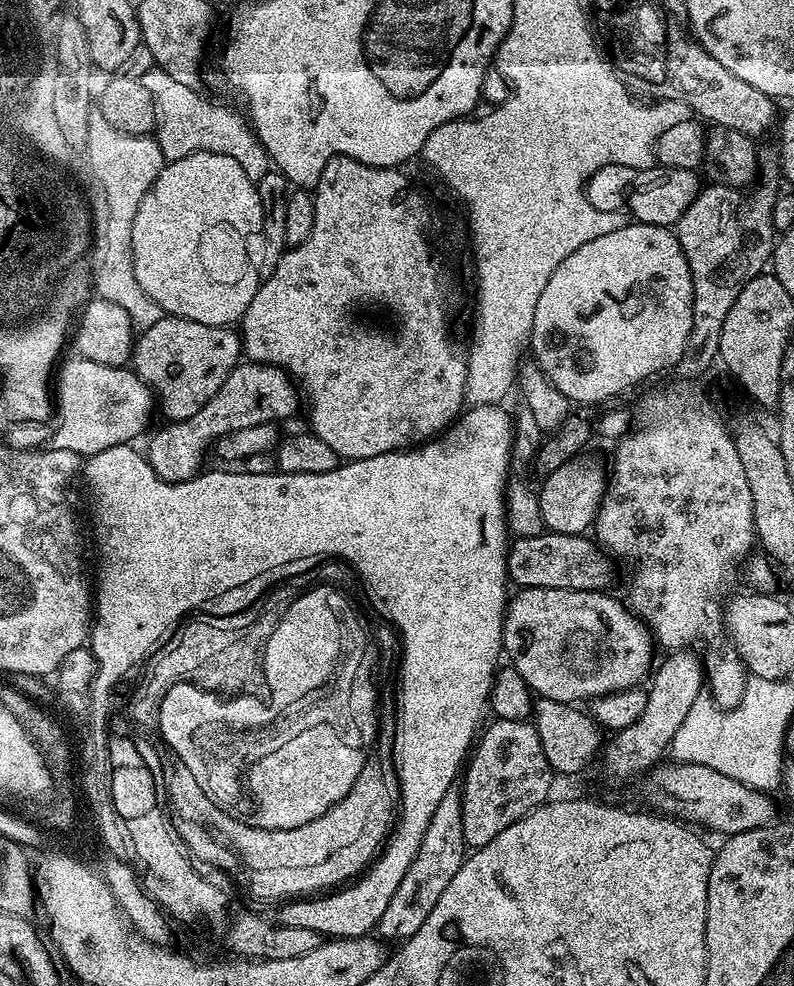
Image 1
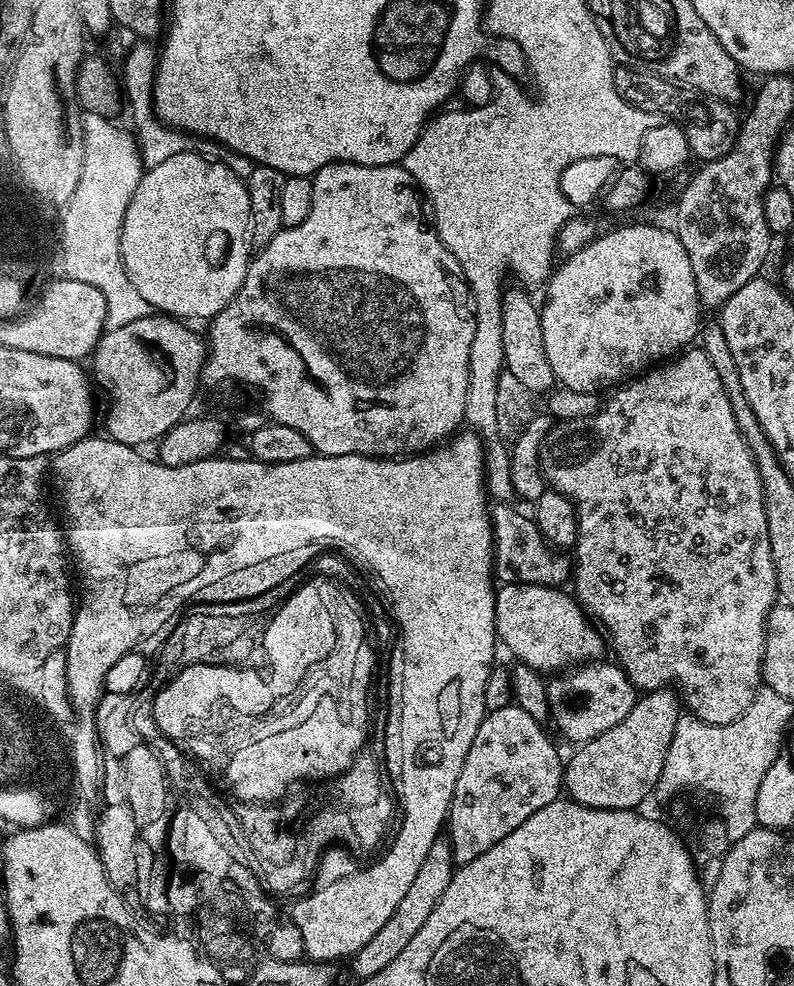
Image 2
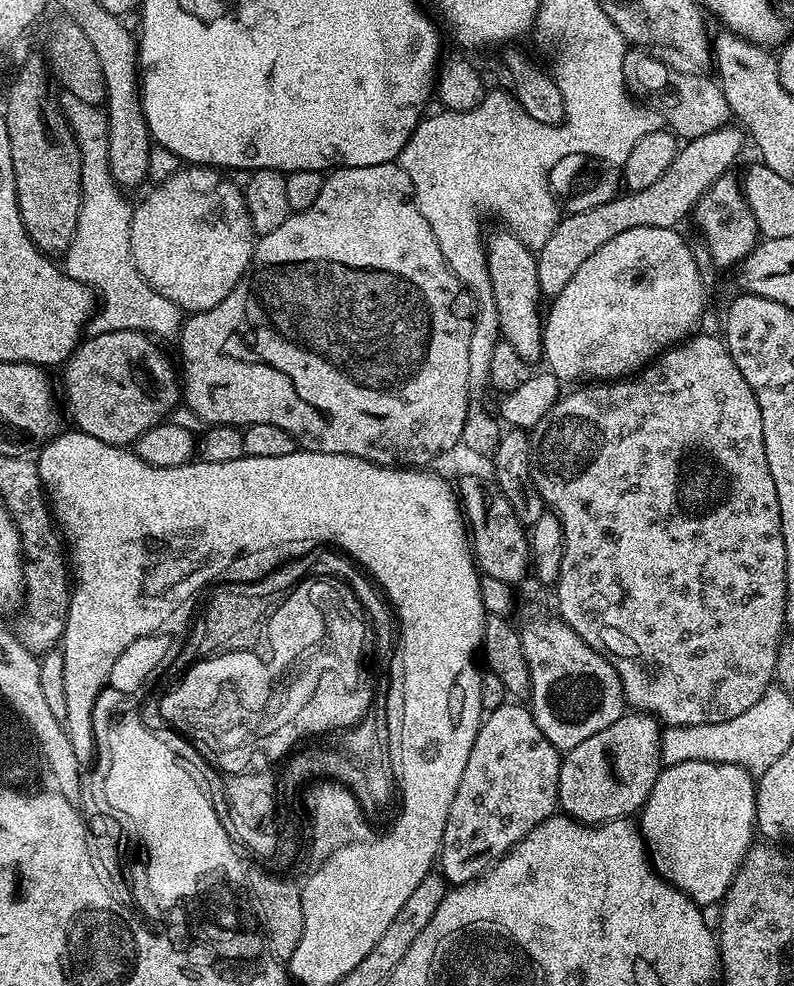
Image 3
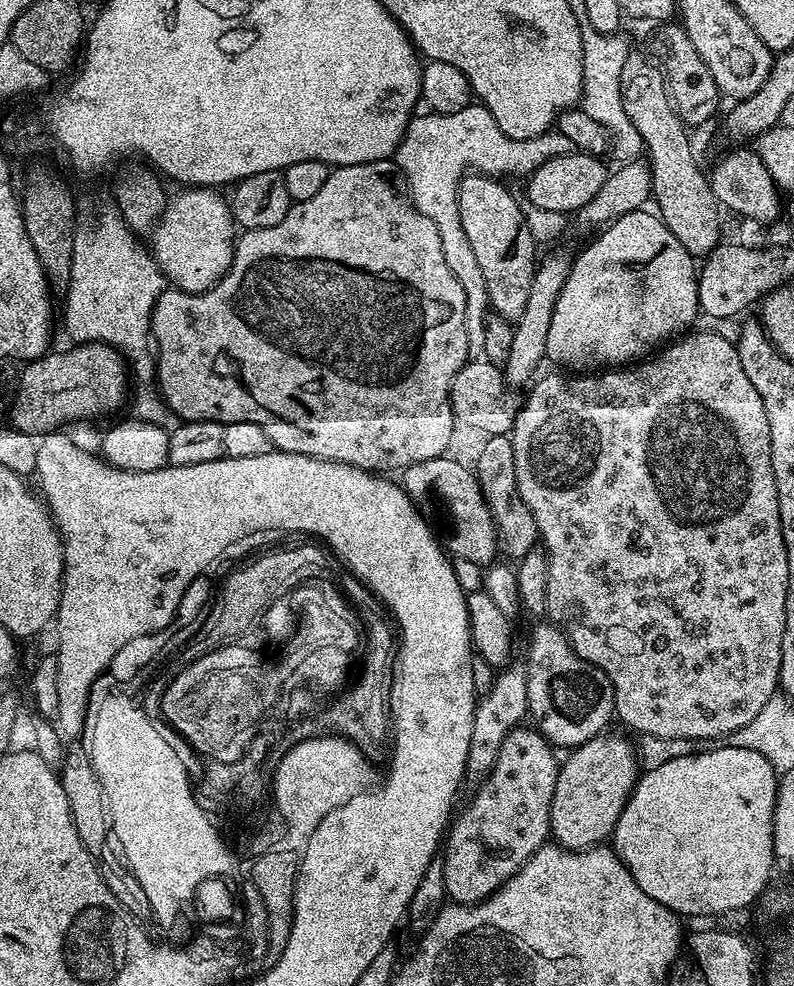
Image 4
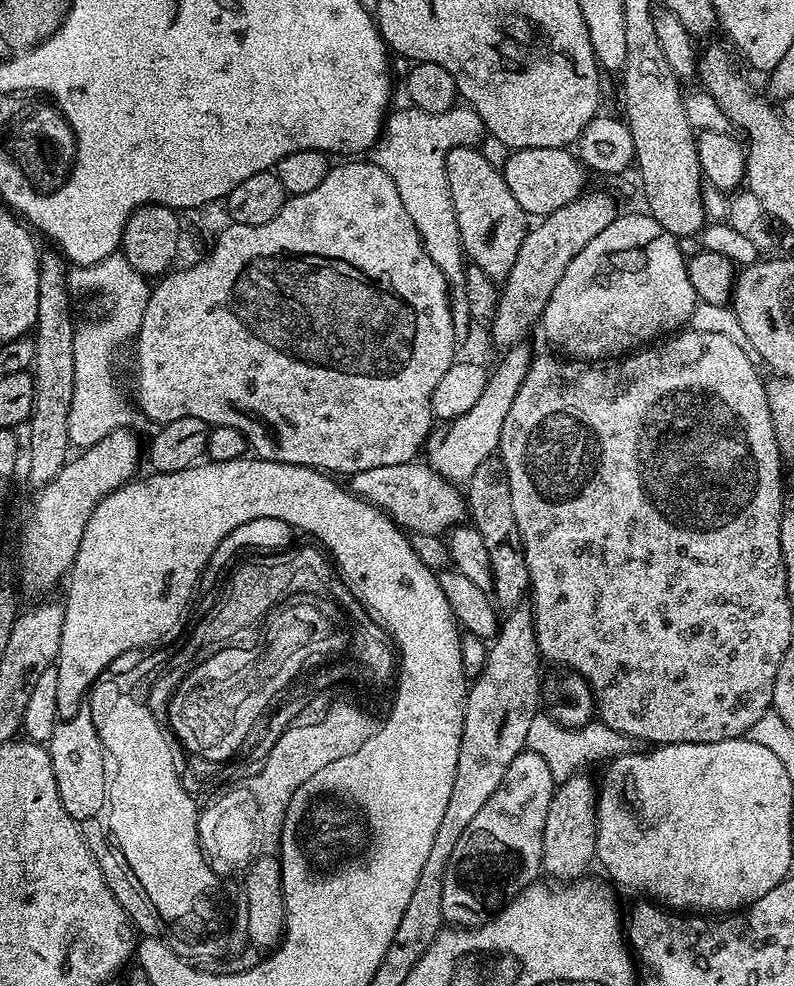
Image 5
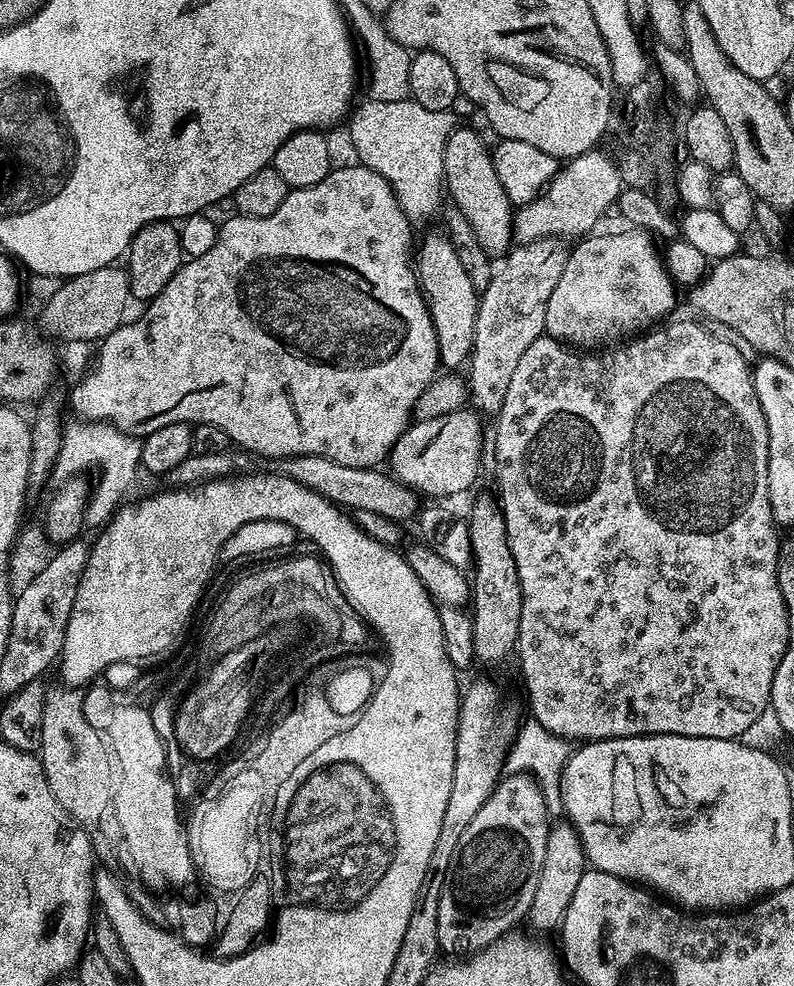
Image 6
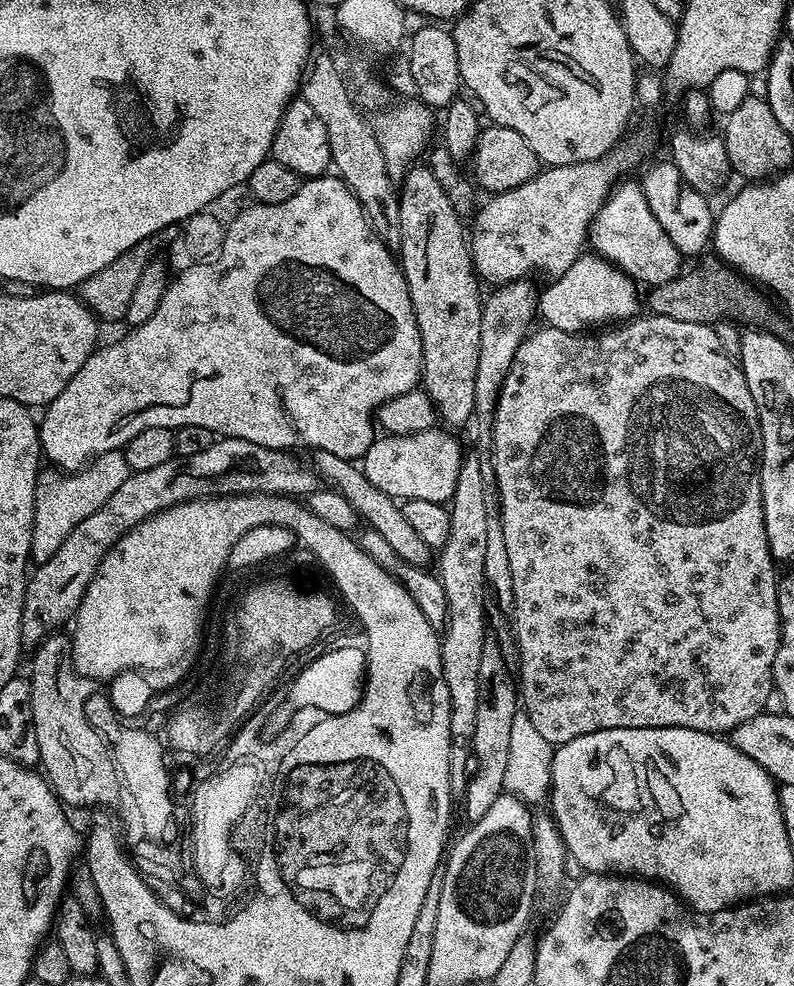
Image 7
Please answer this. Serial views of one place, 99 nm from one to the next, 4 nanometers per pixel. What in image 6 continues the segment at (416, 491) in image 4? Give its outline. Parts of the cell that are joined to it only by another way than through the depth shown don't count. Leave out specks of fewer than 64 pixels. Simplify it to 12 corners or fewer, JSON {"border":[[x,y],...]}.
{"border":[[318,454],[279,461],[282,476],[346,510],[407,522],[417,493],[379,467]]}

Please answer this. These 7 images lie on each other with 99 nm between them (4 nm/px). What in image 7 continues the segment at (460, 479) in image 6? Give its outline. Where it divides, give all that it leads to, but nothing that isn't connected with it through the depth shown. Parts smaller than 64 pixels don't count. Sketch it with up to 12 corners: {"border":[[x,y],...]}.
{"border":[[437,426],[377,435],[366,478],[397,502],[447,505],[465,457]]}

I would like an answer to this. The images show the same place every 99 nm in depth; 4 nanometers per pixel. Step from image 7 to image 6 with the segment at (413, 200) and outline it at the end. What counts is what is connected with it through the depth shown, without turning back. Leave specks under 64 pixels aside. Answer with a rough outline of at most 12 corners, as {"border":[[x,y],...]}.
{"border":[[443,231],[419,237],[416,280],[441,365],[472,354],[474,282]]}

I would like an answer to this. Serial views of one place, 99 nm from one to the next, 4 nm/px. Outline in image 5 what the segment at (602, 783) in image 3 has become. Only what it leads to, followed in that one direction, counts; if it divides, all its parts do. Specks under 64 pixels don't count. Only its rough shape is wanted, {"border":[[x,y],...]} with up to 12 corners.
{"border":[[563,781],[542,830],[545,873],[583,877],[596,860],[594,784]]}

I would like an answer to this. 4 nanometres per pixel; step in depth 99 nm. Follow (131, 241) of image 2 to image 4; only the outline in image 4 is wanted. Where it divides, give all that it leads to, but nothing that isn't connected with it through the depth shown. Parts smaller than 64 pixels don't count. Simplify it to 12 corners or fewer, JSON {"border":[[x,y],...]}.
{"border":[[219,191],[167,201],[150,255],[181,292],[228,273],[238,225]]}

